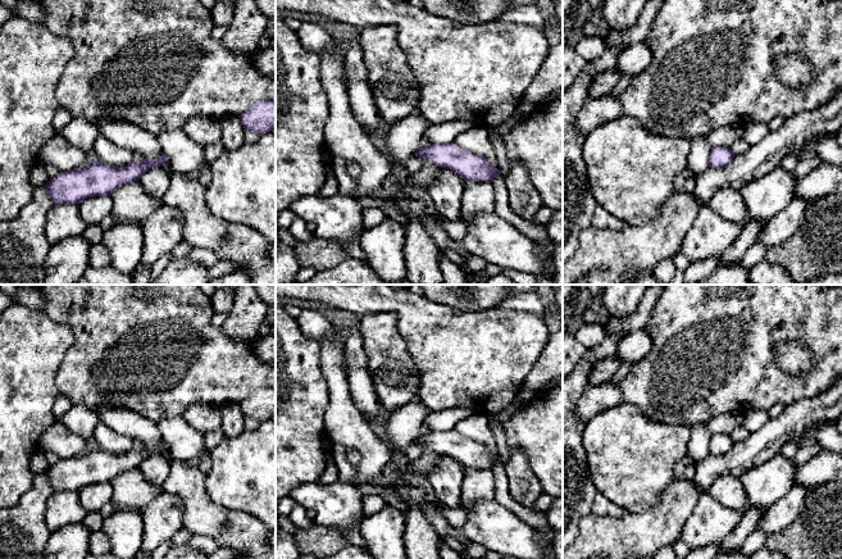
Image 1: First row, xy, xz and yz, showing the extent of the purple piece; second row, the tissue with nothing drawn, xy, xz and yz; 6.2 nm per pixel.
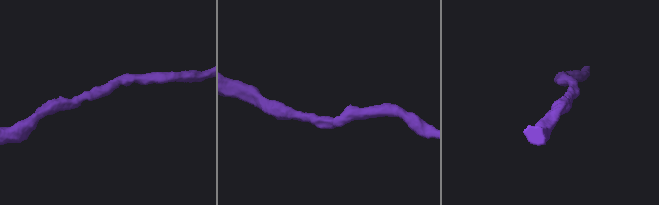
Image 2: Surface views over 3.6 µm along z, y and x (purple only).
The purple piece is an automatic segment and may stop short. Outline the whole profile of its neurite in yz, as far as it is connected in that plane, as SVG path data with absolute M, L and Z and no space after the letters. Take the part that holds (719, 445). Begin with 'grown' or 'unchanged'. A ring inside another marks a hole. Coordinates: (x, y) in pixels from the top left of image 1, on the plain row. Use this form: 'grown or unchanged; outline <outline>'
unchanged; outline M713 435L709 444L709 453L714 456L724 456L734 446L729 435Z

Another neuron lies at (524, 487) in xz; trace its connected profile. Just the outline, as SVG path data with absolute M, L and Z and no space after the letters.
M519 446L509 449L509 460L505 463L509 478L509 494L522 506L537 512L534 503L542 494L542 486L529 467L527 454Z

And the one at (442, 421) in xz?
M455 408L442 412L429 410L423 424L425 424L431 432L451 431L460 421L472 414L474 414L474 410L469 408Z

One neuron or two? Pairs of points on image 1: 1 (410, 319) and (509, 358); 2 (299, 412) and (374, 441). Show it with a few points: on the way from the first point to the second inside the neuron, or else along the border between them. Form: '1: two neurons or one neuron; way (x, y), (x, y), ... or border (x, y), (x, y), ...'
1: one neuron; way (435, 333), (463, 358), (485, 358)
2: two neurons; border (330, 392), (330, 403), (324, 417), (326, 436)

